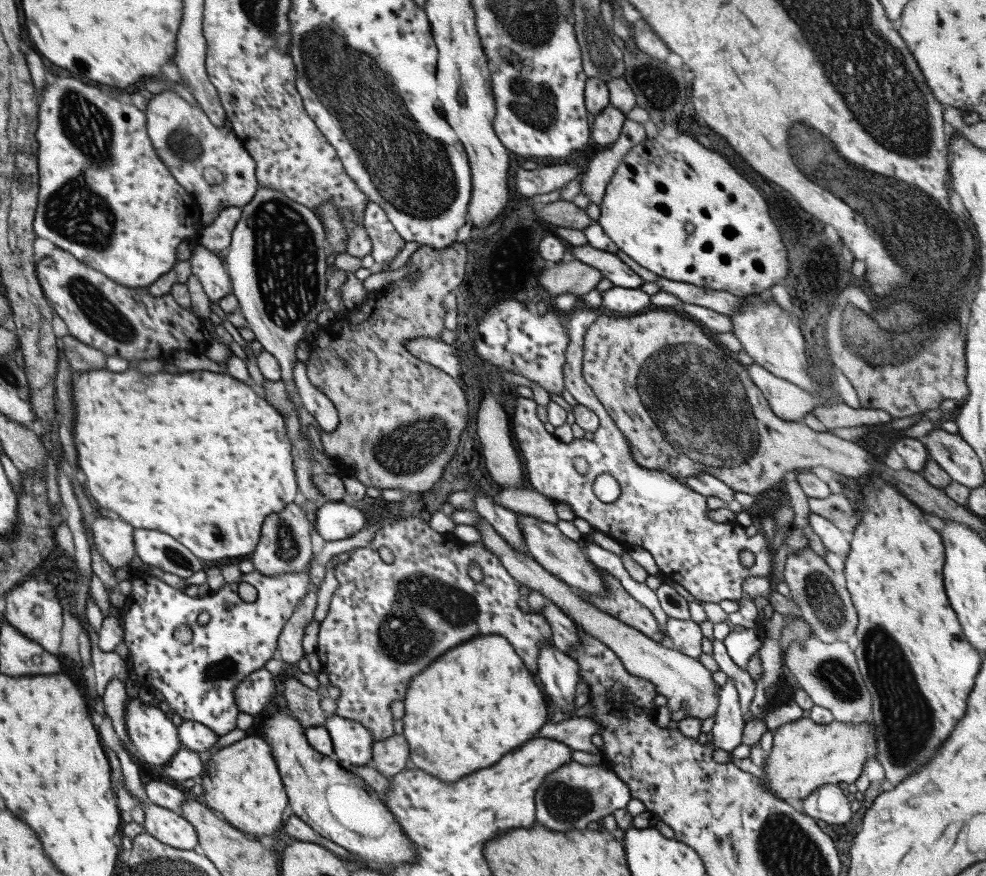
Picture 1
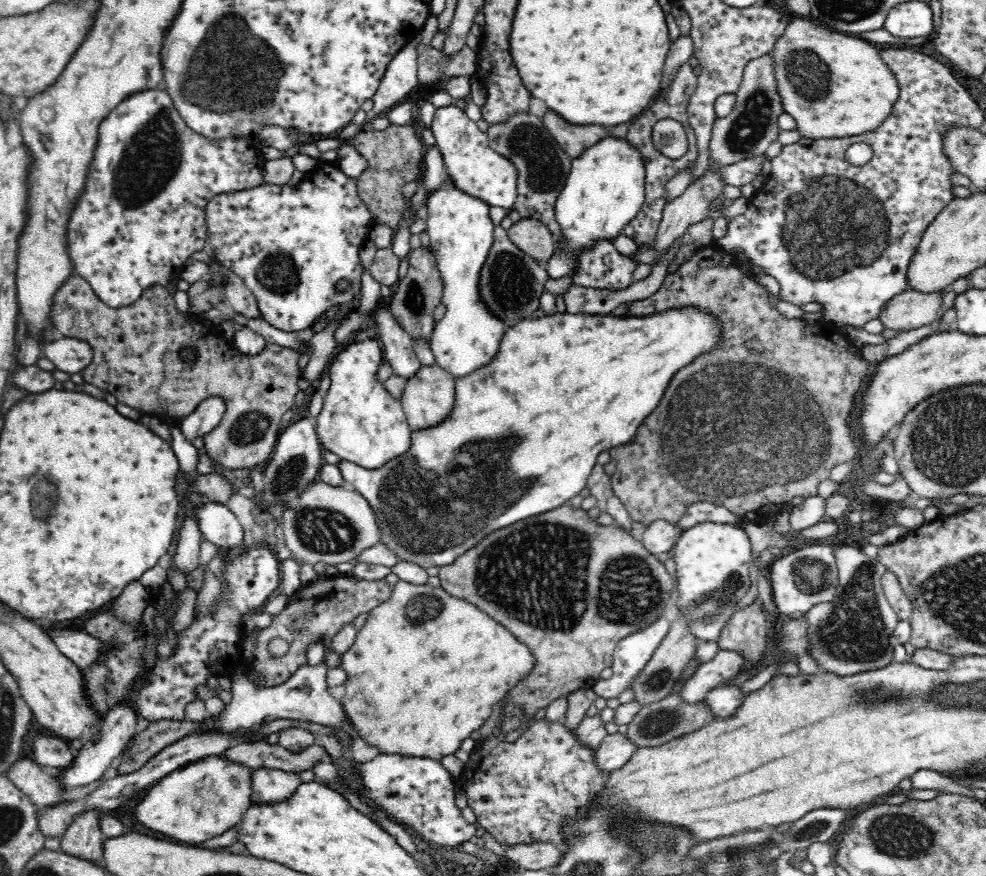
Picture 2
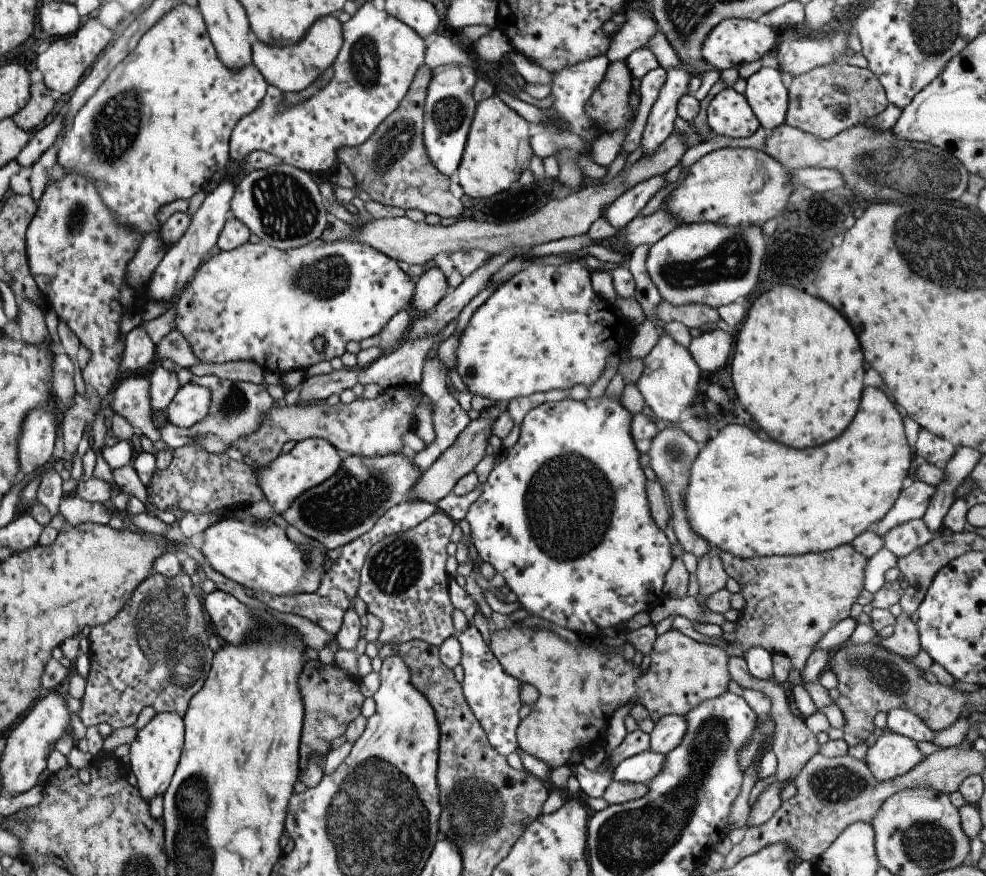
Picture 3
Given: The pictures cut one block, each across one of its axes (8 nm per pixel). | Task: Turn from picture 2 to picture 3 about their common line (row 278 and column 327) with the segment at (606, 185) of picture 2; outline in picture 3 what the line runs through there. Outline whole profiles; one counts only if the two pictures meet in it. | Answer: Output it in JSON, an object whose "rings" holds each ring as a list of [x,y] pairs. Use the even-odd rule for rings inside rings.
{"rings":[[[221,518],[215,524],[211,524],[209,528],[203,530],[201,534],[201,554],[205,558],[205,562],[219,572],[221,576],[237,582],[239,586],[243,586],[245,592],[249,594],[257,594],[257,592],[267,592],[271,596],[295,596],[295,594],[315,594],[321,578],[325,574],[323,566],[325,562],[333,562],[339,552],[337,550],[327,550],[321,552],[319,548],[311,548],[309,552],[301,552],[299,546],[295,546],[293,542],[289,542],[289,538],[285,536],[285,532],[279,526],[265,526],[265,528],[255,528],[251,522],[241,522],[235,518]]]}

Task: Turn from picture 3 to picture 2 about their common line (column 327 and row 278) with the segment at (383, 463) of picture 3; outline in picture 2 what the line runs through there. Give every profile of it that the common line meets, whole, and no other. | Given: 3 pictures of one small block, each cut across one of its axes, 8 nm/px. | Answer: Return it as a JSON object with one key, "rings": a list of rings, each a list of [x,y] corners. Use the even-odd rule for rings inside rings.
{"rings":[[[500,224],[494,228],[494,234],[494,246],[480,270],[478,292],[484,308],[510,328],[534,318],[534,314],[540,310],[540,298],[548,292],[546,284],[550,276],[538,266],[538,260],[532,260],[532,256],[524,254],[520,248],[514,246],[514,242],[508,240],[508,232],[502,230]]]}

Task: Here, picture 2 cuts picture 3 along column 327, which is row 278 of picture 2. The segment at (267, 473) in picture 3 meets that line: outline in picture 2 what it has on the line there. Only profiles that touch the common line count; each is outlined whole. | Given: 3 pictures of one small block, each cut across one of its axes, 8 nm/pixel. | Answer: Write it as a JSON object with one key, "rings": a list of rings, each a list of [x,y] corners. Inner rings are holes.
{"rings":[[[450,176],[444,180],[442,186],[428,192],[426,200],[426,228],[432,242],[432,254],[438,260],[438,270],[442,272],[444,282],[444,304],[448,306],[446,316],[436,324],[430,346],[436,356],[436,366],[448,372],[452,378],[464,378],[478,368],[488,366],[496,358],[500,348],[502,336],[506,334],[506,324],[494,318],[484,304],[480,302],[478,292],[478,278],[488,254],[494,246],[494,228],[496,224],[490,218],[490,208],[484,200],[462,192]]]}

